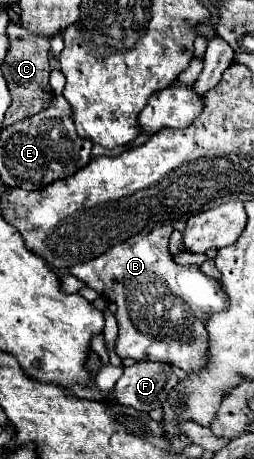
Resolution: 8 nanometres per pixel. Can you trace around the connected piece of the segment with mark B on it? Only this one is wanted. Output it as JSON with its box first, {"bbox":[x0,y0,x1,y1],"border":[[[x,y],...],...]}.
{"bbox":[69,225,225,370],"border":[[[161,225],[152,229],[145,229],[137,236],[109,248],[105,254],[85,262],[75,264],[69,268],[69,272],[87,282],[89,288],[97,290],[101,296],[113,300],[117,304],[117,324],[119,324],[119,336],[115,352],[121,358],[133,358],[133,360],[151,360],[151,362],[165,362],[179,366],[181,370],[193,370],[193,362],[197,358],[205,358],[205,318],[211,312],[225,310],[225,296],[217,290],[217,280],[201,274],[199,266],[179,266],[173,262],[169,252],[169,236],[174,229],[171,225]]]}

